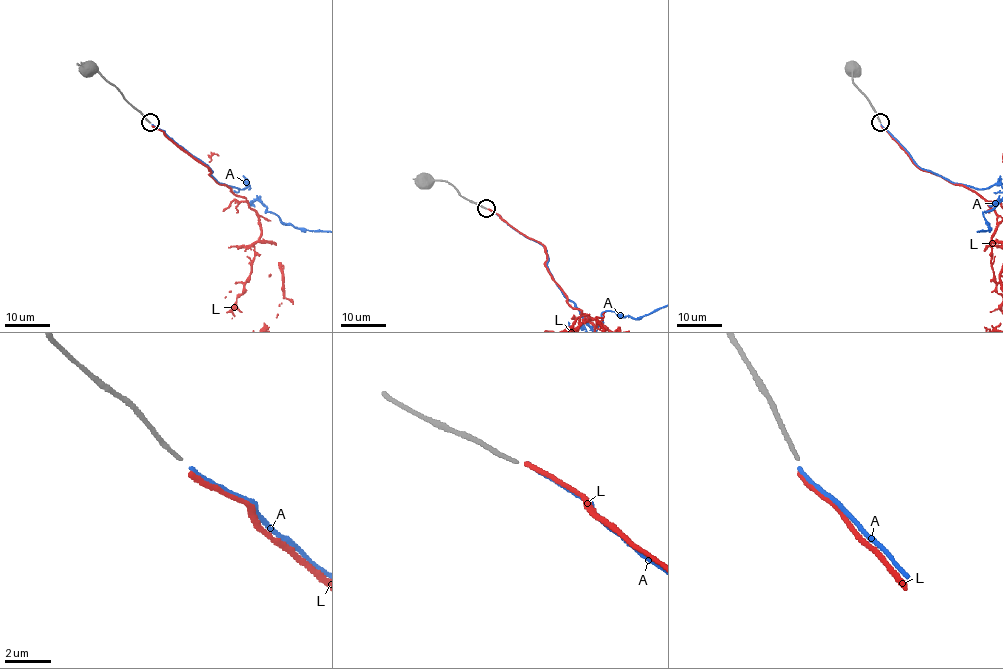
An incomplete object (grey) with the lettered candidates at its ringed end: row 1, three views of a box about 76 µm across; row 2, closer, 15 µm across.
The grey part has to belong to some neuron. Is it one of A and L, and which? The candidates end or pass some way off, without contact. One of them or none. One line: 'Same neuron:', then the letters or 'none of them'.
Same neuron: none of them

